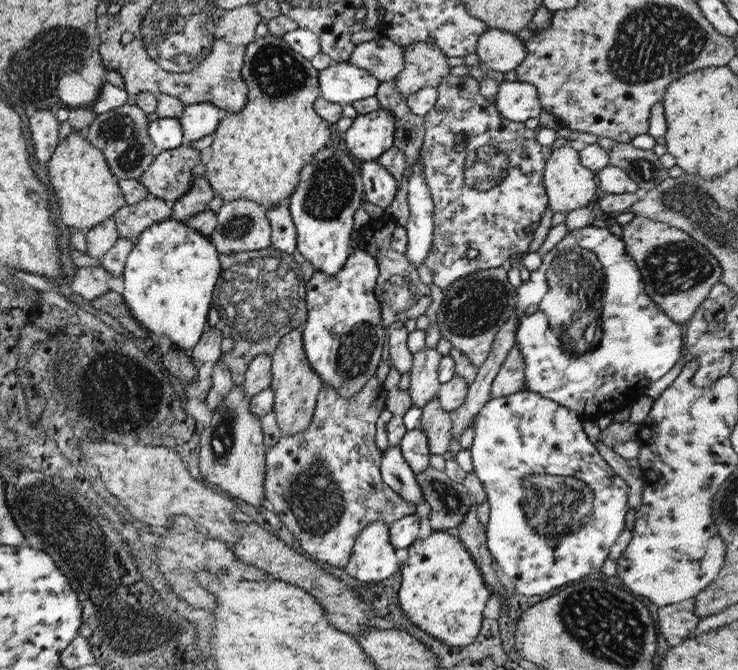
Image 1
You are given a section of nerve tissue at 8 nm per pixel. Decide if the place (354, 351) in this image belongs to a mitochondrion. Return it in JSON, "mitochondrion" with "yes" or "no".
{"mitochondrion":"yes"}

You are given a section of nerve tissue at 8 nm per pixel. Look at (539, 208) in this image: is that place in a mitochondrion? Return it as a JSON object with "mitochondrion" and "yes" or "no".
{"mitochondrion":"no"}

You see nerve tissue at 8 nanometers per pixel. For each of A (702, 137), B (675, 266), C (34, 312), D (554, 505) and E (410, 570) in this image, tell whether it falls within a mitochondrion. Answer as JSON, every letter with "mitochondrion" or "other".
{"A":"other","B":"mitochondrion","C":"other","D":"mitochondrion","E":"other"}

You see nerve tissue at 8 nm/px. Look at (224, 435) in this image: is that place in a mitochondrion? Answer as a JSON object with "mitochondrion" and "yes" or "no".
{"mitochondrion":"yes"}

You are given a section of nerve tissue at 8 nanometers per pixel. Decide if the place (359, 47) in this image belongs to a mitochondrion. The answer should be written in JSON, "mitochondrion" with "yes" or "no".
{"mitochondrion":"no"}

